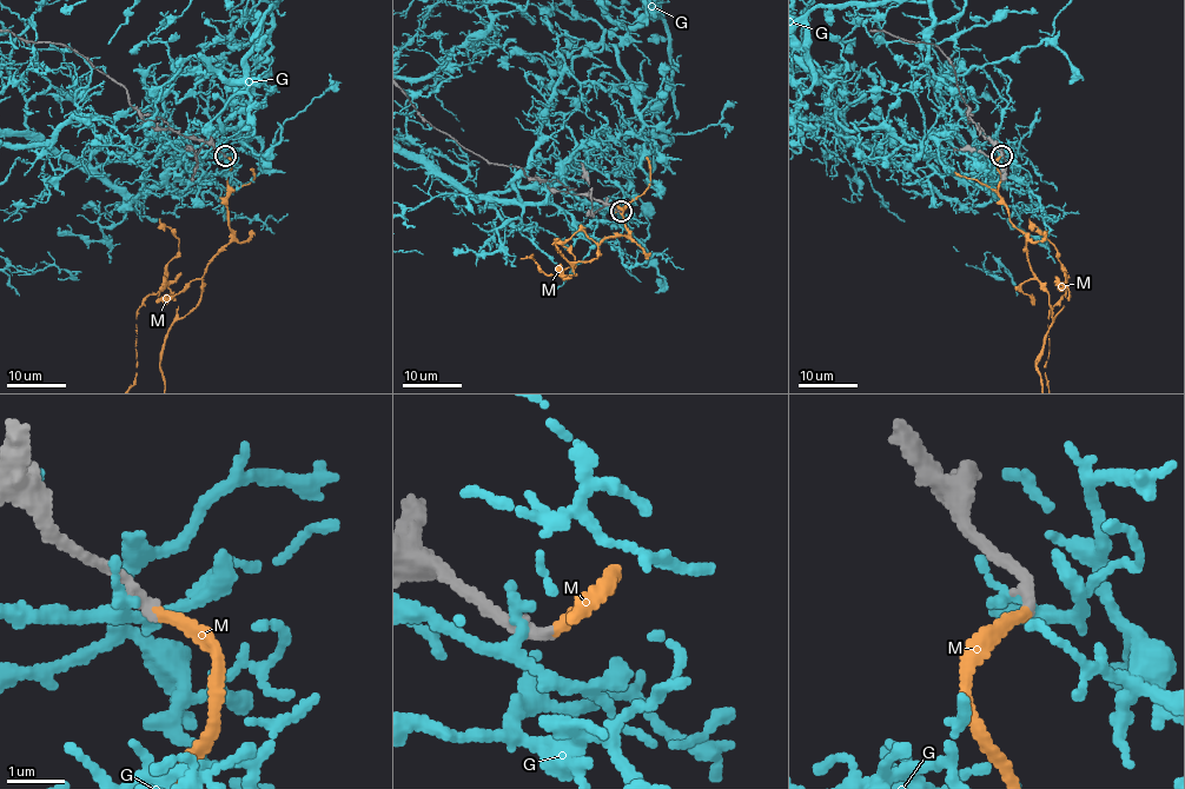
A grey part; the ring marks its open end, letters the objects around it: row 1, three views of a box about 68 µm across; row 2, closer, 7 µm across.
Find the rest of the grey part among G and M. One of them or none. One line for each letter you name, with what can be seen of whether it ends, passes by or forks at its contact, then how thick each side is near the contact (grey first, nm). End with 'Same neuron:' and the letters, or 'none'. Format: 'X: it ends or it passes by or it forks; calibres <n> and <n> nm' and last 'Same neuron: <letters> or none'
M: it ends; calibres 200 and 180 nm
Same neuron: M

